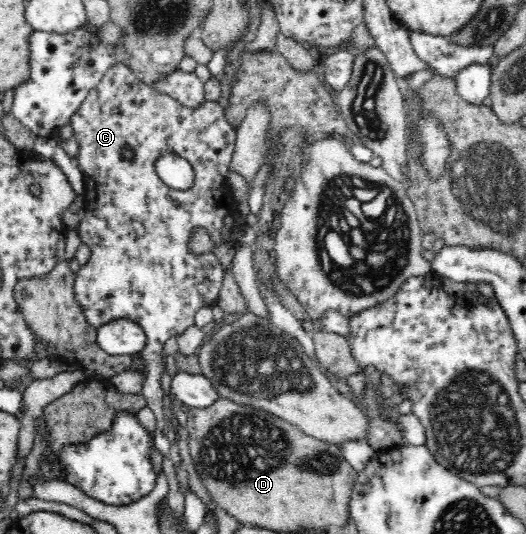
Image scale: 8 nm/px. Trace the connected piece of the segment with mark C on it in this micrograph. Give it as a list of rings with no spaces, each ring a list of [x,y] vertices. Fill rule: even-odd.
[[[116,63],[106,70],[106,73],[102,76],[98,85],[95,85],[94,89],[89,91],[86,99],[77,109],[77,113],[70,119],[70,125],[74,130],[73,137],[78,144],[78,152],[74,155],[73,161],[84,175],[83,178],[86,188],[85,202],[88,209],[86,215],[82,218],[82,221],[74,230],[76,235],[80,238],[81,243],[84,243],[86,247],[89,247],[90,253],[92,254],[89,263],[84,267],[80,267],[75,275],[74,292],[76,292],[78,304],[82,304],[82,312],[86,314],[86,320],[88,320],[88,322],[93,326],[98,328],[101,325],[110,323],[110,321],[127,319],[133,321],[145,331],[146,345],[144,349],[142,349],[140,355],[146,374],[143,381],[141,395],[144,397],[144,400],[146,400],[147,408],[151,409],[152,413],[155,415],[156,431],[154,431],[154,435],[152,436],[152,443],[154,443],[156,448],[158,448],[158,451],[162,453],[162,456],[165,456],[169,453],[170,445],[172,445],[174,437],[170,432],[170,420],[167,416],[167,397],[162,388],[162,377],[164,377],[164,373],[166,373],[167,357],[164,354],[164,347],[166,347],[166,341],[168,341],[168,339],[172,339],[172,337],[176,338],[185,329],[188,329],[188,327],[195,324],[195,313],[199,309],[216,306],[216,301],[218,301],[222,289],[223,273],[225,272],[225,269],[222,266],[223,263],[220,263],[220,259],[218,259],[216,255],[208,253],[205,255],[196,255],[196,257],[194,257],[194,255],[188,251],[190,229],[194,229],[194,227],[204,227],[204,229],[208,229],[208,231],[212,233],[212,240],[214,240],[214,243],[218,246],[222,245],[222,243],[224,243],[224,245],[226,245],[226,243],[230,245],[230,242],[226,241],[222,236],[224,235],[222,231],[224,231],[224,227],[226,227],[226,219],[228,219],[228,217],[234,221],[234,226],[238,230],[238,234],[239,229],[241,227],[246,227],[247,225],[246,221],[241,224],[235,223],[238,214],[238,202],[233,198],[233,193],[231,192],[228,182],[228,175],[231,172],[230,167],[235,151],[237,134],[225,117],[225,108],[222,108],[218,102],[204,100],[201,104],[198,104],[193,108],[183,106],[177,101],[174,101],[170,96],[155,93],[148,84],[140,81],[129,70],[129,68],[124,65],[124,63]],[[125,151],[132,152],[132,157],[130,159],[124,157]],[[168,155],[178,155],[178,157],[186,159],[193,166],[195,183],[191,189],[178,192],[162,184],[160,177],[157,175],[156,163],[163,156]]]

